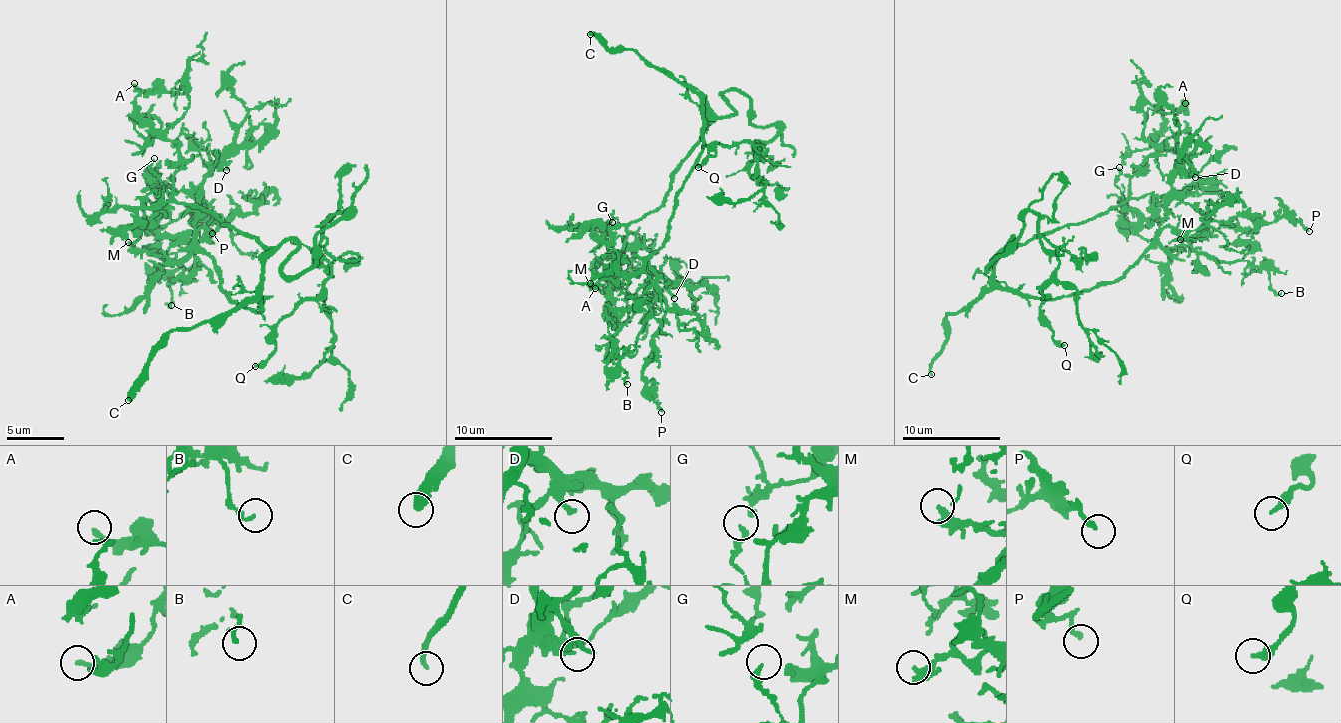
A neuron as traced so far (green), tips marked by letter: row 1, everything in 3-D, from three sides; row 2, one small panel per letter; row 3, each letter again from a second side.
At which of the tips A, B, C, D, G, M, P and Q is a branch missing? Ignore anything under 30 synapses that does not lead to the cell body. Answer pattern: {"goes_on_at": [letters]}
{"goes_on_at": ["C"]}

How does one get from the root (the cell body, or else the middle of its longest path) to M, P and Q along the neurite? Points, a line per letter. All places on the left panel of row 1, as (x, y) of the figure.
M: (266, 259), (261, 311), (255, 311), (223, 291), (220, 270), (206, 253), (166, 259), (140, 253), (128, 242)
P: (266, 259), (261, 311), (243, 308), (197, 245), (217, 224), (194, 216), (212, 233)
Q: (266, 259), (292, 239), (281, 270), (301, 276), (347, 210), (324, 227), (330, 279), (255, 366)

